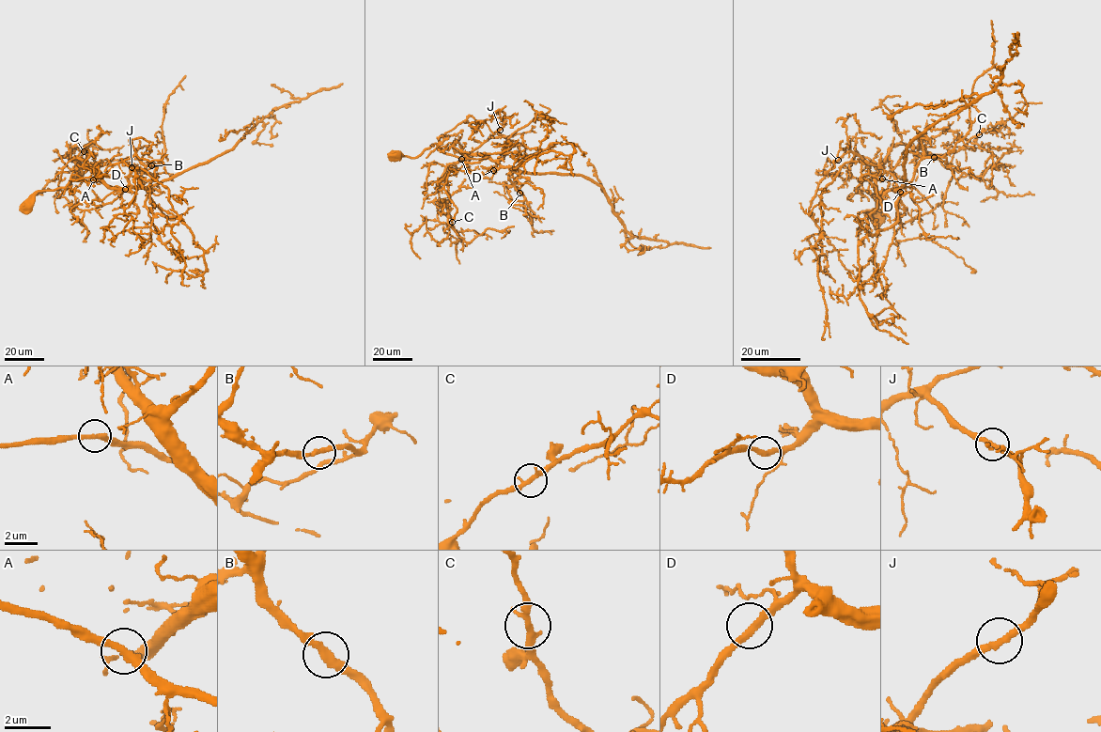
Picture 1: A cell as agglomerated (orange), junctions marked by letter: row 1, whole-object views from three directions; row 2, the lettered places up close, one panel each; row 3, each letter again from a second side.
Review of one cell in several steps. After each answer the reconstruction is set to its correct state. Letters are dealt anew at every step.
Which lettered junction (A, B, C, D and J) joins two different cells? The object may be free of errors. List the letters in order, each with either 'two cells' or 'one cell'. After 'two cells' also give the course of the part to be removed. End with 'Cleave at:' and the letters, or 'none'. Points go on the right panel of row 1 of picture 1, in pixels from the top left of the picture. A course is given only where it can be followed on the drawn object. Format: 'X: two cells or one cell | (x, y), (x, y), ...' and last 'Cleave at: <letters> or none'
A: one cell
B: one cell
C: one cell
D: one cell
J: one cell
Cleave at: none

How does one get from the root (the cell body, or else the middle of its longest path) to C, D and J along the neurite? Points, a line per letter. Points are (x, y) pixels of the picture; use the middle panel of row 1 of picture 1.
C: (395, 155), (418, 157), (436, 144), (470, 163), (488, 157), (468, 155), (447, 166), (442, 179), (452, 222)
D: (395, 155), (418, 157), (436, 144), (441, 151), (470, 163), (496, 161), (499, 167), (493, 170)
J: (395, 155), (393, 153), (418, 157), (436, 144), (444, 152), (476, 163), (488, 157), (471, 153), (500, 130)

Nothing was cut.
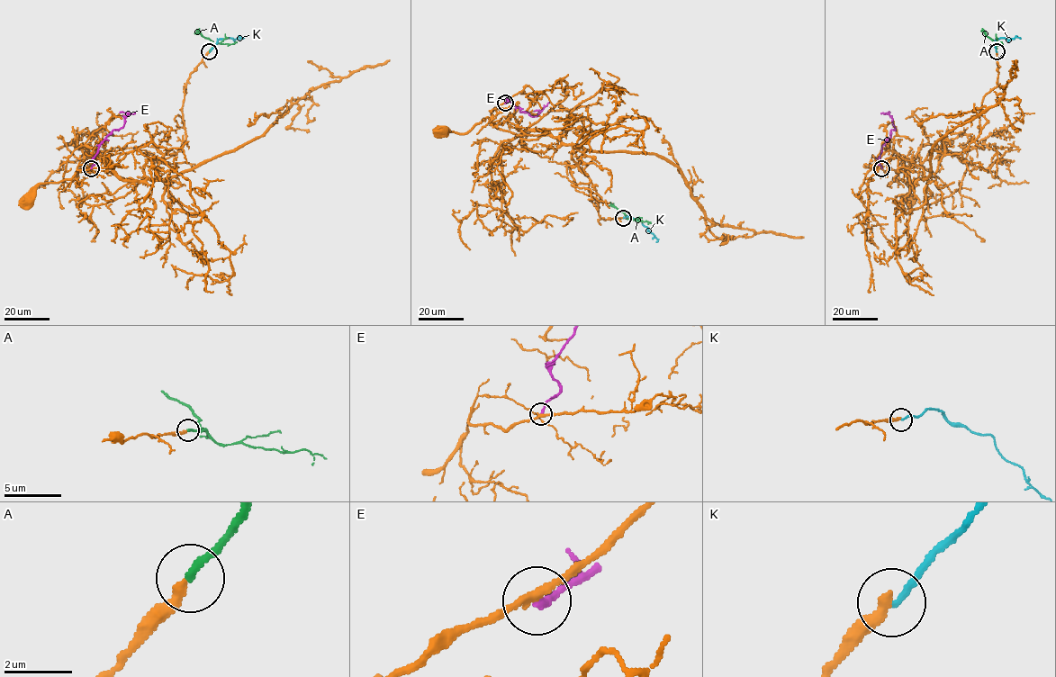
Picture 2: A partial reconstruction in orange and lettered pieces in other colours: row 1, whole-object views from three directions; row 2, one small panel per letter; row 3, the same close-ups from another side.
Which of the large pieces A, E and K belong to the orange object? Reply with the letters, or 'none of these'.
A

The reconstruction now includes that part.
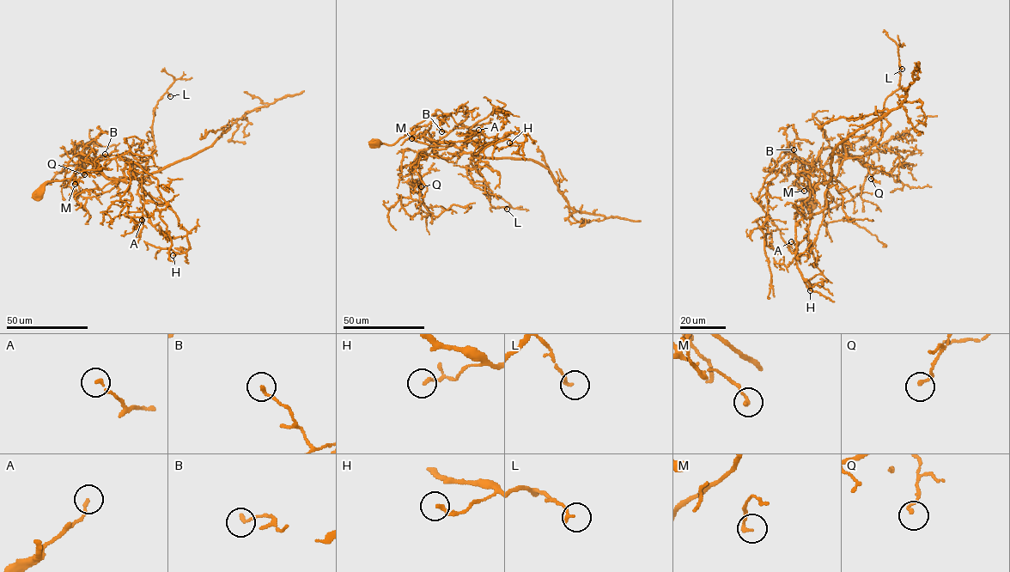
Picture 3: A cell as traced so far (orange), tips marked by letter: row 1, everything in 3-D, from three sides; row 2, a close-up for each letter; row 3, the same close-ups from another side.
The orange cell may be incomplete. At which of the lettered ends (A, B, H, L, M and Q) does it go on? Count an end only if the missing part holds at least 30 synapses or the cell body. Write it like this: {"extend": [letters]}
{"extend": []}

